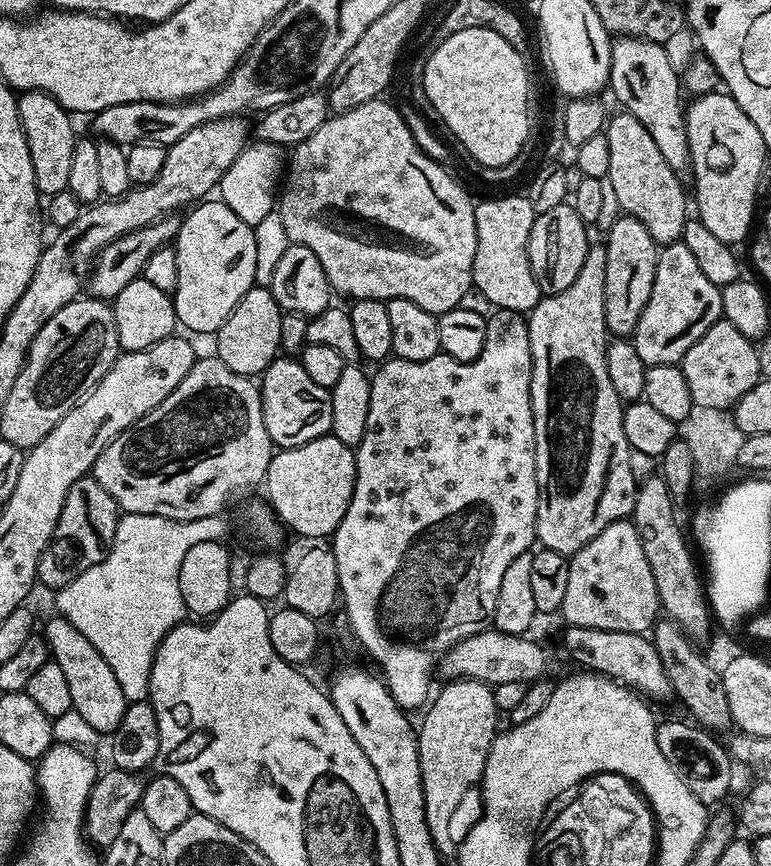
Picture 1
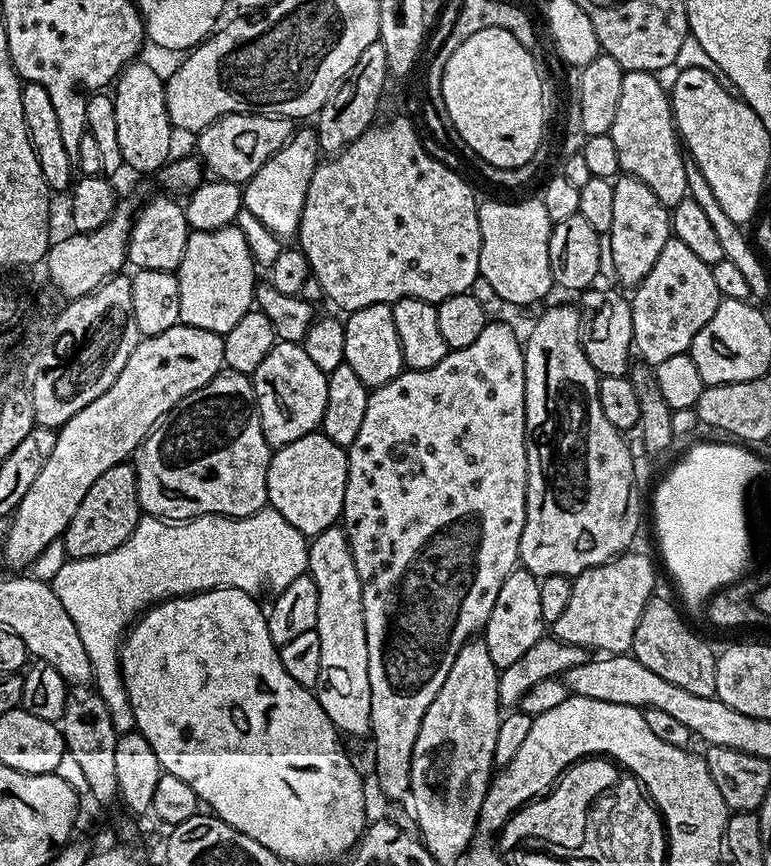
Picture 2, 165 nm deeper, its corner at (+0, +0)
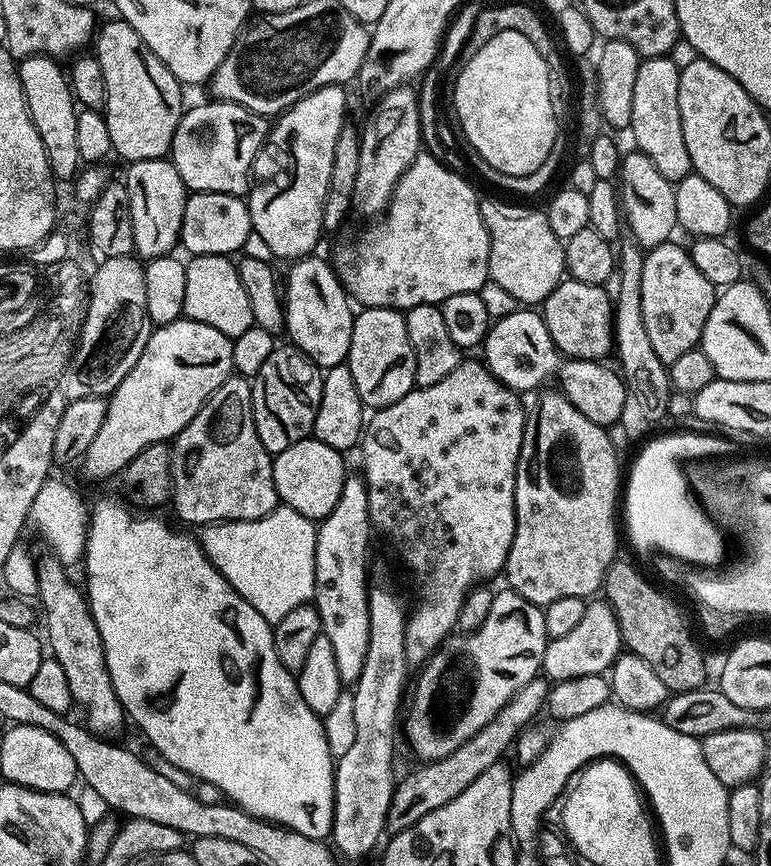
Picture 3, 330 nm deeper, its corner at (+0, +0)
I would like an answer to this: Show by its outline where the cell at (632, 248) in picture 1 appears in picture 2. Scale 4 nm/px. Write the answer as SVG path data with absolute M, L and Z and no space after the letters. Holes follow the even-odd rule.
M627 174L621 175L613 183L612 188L614 218L611 219L608 233L610 234L611 253L614 254L616 280L619 283L635 286L644 281L646 274L650 274L650 270L654 270L654 262L658 262L658 254L662 254L662 246L666 246L666 242L670 239L670 212L662 202L658 202L658 198L654 198L654 190L650 190L650 186L646 186L646 182L638 178Z

